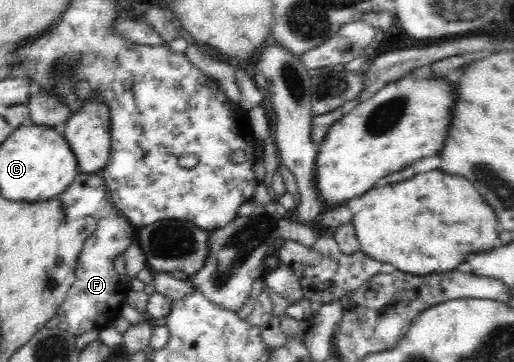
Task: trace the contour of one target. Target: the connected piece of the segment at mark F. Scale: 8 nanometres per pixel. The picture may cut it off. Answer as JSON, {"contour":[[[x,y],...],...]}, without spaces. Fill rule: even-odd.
{"contour":[[[100,174],[79,175],[77,180],[59,194],[58,199],[66,222],[80,221],[85,216],[92,216],[96,220],[95,230],[83,240],[83,248],[77,256],[75,280],[70,283],[66,298],[55,314],[58,318],[57,327],[77,337],[86,330],[101,331],[121,314],[130,290],[128,284],[120,280],[114,269],[114,262],[118,256],[124,256],[130,244],[134,244],[136,229],[114,206]]]}

